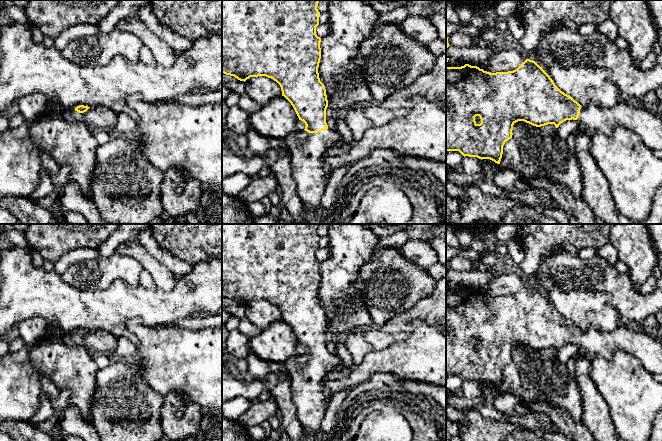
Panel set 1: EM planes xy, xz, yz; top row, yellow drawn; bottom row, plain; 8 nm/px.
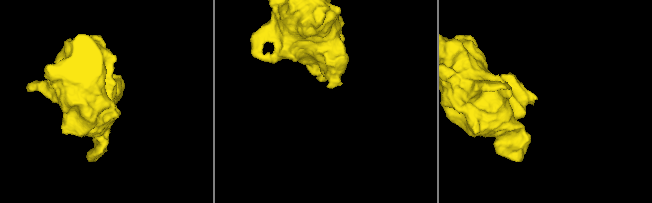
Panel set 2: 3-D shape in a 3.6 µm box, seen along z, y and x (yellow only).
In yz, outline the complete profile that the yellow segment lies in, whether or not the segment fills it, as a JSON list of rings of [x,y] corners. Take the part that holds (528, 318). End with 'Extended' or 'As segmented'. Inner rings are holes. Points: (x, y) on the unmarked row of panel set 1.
[[[526,283],[517,293],[508,296],[491,297],[477,290],[465,288],[461,291],[446,290],[446,375],[459,375],[464,381],[490,383],[500,388],[503,370],[512,362],[513,349],[524,345],[536,351],[554,348],[556,352],[566,344],[576,344],[579,350],[590,357],[600,355],[611,360],[616,351],[634,356],[652,374],[662,374],[662,339],[653,338],[644,331],[635,332],[622,320],[612,332],[591,327],[582,331],[570,319],[562,316],[550,300],[535,285]]]. Extended

